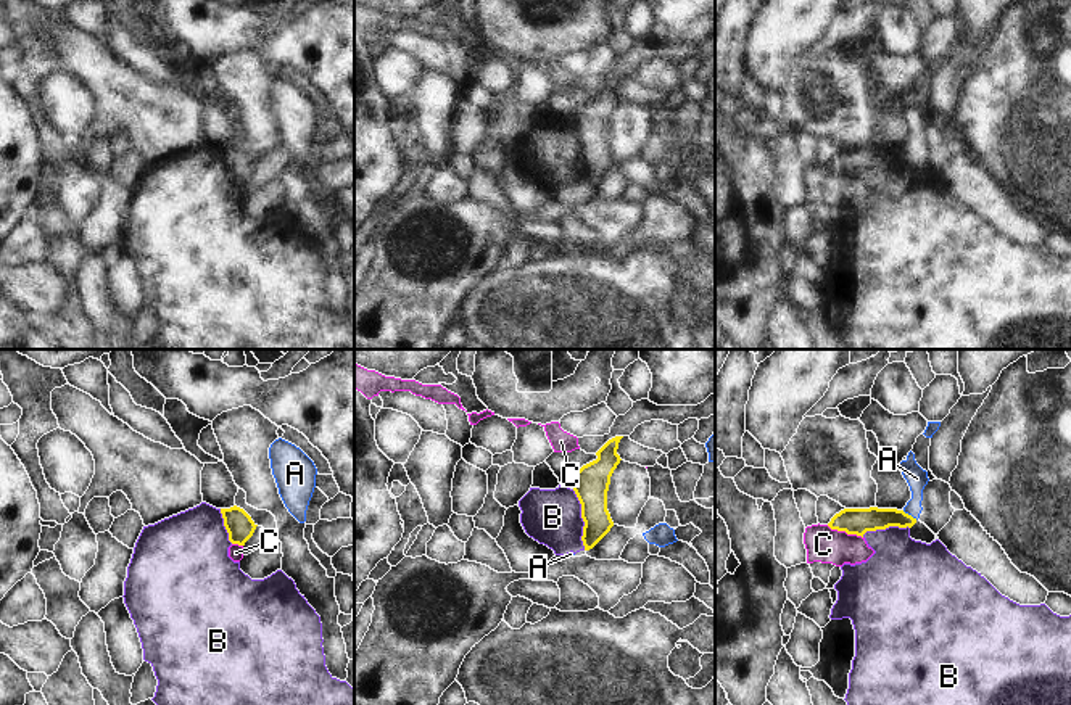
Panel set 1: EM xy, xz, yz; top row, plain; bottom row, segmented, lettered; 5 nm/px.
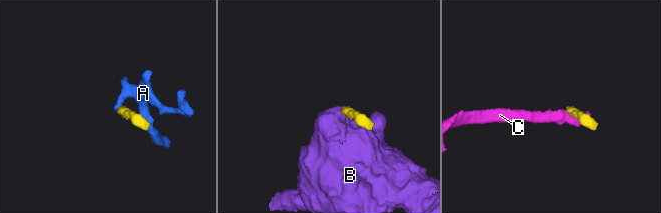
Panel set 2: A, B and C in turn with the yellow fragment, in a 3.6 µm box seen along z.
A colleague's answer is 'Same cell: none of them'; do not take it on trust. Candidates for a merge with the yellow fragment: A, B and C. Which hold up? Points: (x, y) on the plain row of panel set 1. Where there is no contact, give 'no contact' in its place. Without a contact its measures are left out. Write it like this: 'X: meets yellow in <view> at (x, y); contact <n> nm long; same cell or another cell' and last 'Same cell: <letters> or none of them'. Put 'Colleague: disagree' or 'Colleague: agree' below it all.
A: meets yellow in yz at (910, 155); contact 90 nm long; another cell
B: meets yellow in xz at (583, 160); contact 320 nm long; another cell
C: meets yellow in yz at (844, 169); contact 200 nm long; another cell
Same cell: none of them
Colleague: agree

